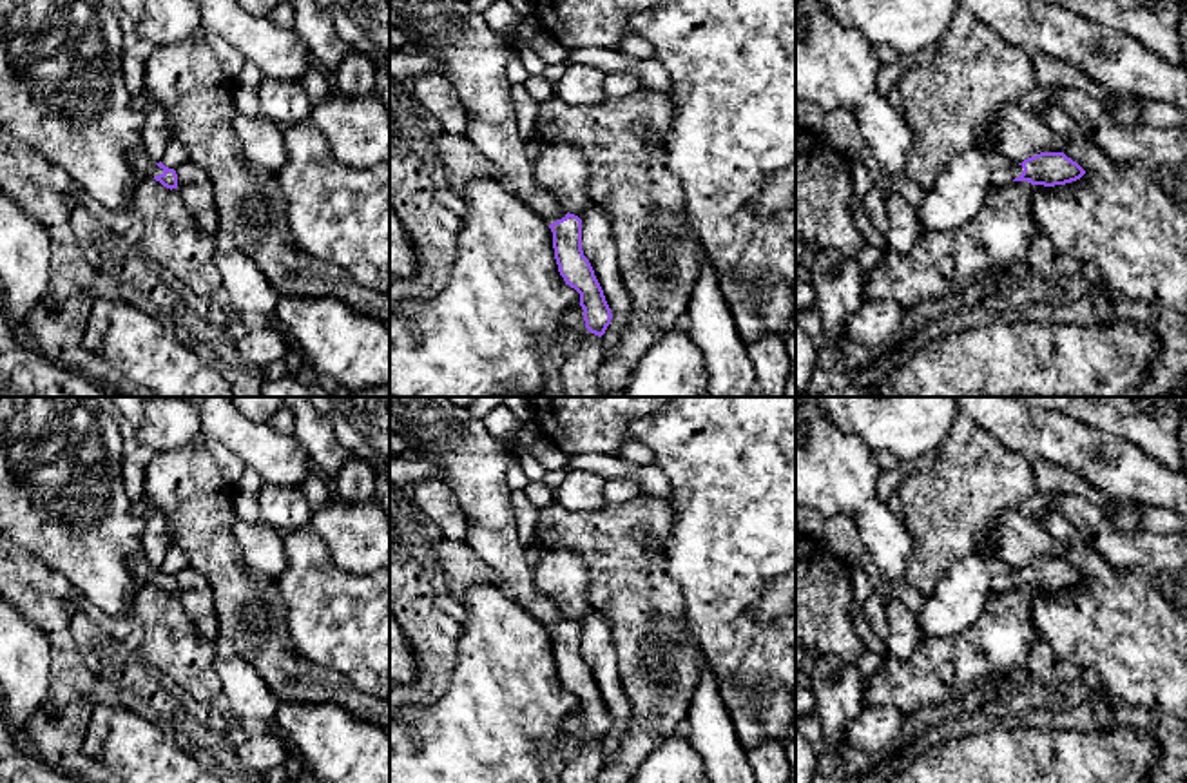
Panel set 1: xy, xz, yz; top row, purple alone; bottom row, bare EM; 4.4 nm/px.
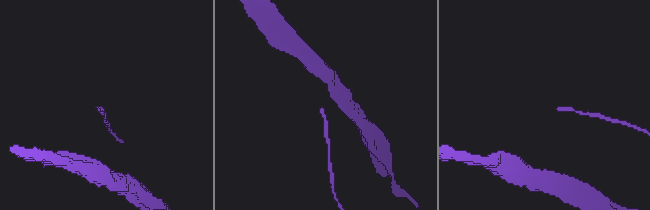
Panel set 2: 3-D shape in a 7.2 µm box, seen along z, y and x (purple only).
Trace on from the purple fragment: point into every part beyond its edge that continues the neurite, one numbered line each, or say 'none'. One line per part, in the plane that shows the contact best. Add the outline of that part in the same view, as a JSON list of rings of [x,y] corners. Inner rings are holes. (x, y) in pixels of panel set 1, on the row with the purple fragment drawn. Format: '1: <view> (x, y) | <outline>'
1: xy (142, 165) | [[[141,149],[129,154],[129,161],[136,172],[138,178],[154,178],[163,174],[163,169],[159,169],[154,161],[150,161]]]

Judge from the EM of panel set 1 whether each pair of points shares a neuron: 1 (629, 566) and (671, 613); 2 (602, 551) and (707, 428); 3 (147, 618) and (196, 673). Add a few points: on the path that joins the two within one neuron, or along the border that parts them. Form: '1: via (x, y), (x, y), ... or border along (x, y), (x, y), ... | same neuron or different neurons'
1: border along (646, 548), (649, 600), (655, 611), (675, 626) | different neurons
2: border along (669, 501), (671, 528), (664, 542) | different neurons
3: via (160, 631), (187, 660) | same neuron

